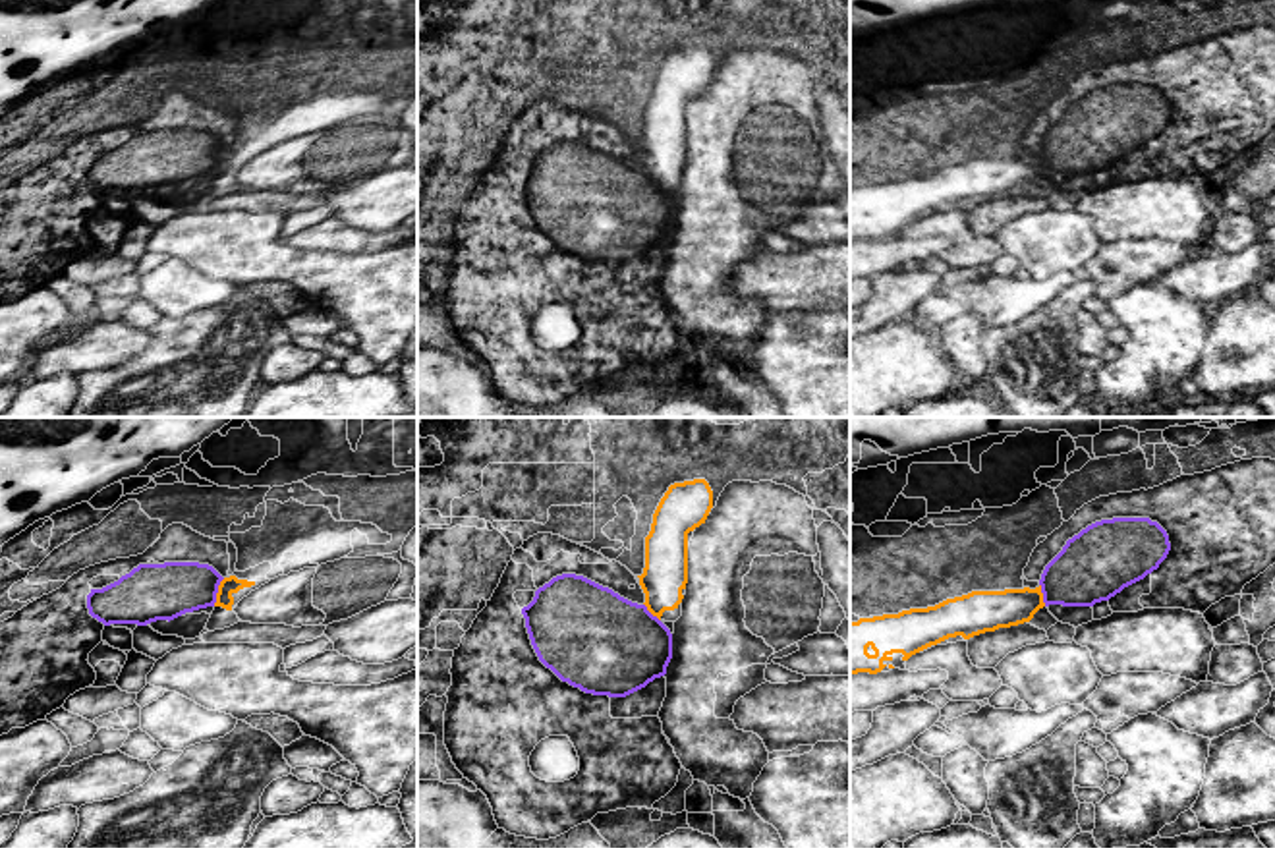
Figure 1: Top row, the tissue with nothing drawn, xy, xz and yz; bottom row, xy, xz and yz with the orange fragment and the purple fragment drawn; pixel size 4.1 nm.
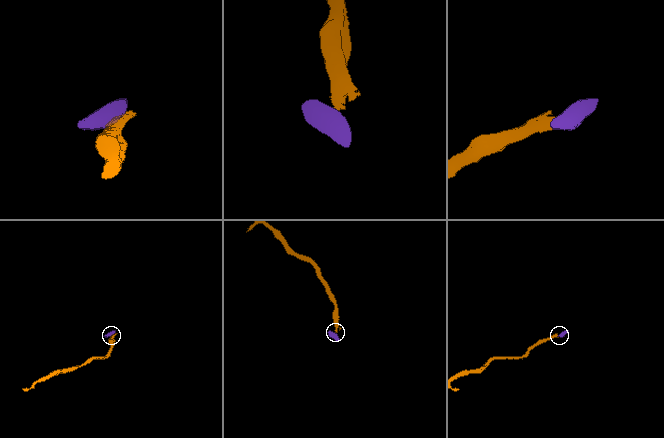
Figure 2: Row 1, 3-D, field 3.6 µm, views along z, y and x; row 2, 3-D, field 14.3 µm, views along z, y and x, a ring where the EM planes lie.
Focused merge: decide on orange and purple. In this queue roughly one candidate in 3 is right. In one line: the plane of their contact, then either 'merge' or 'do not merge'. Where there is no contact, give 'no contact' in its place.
meets orange in xy; do not merge

